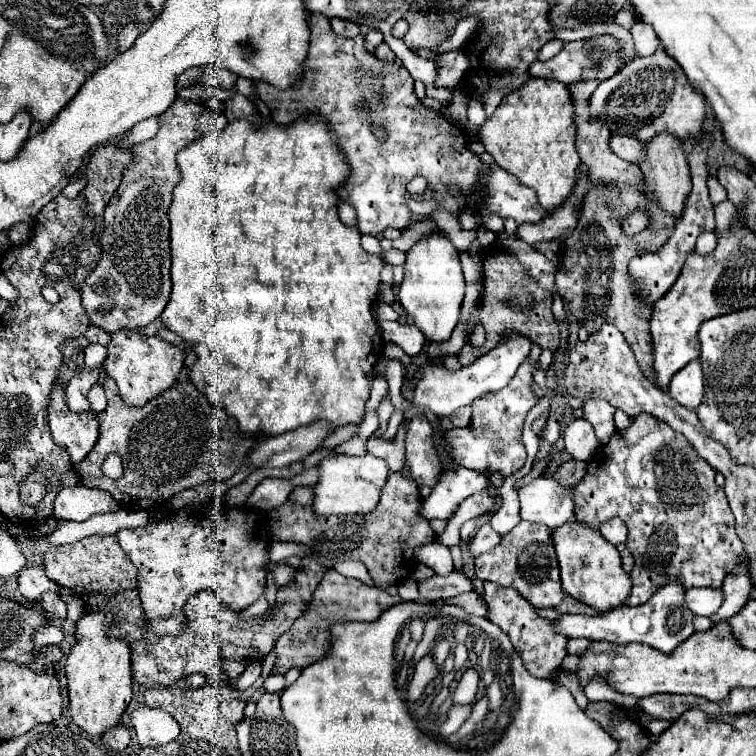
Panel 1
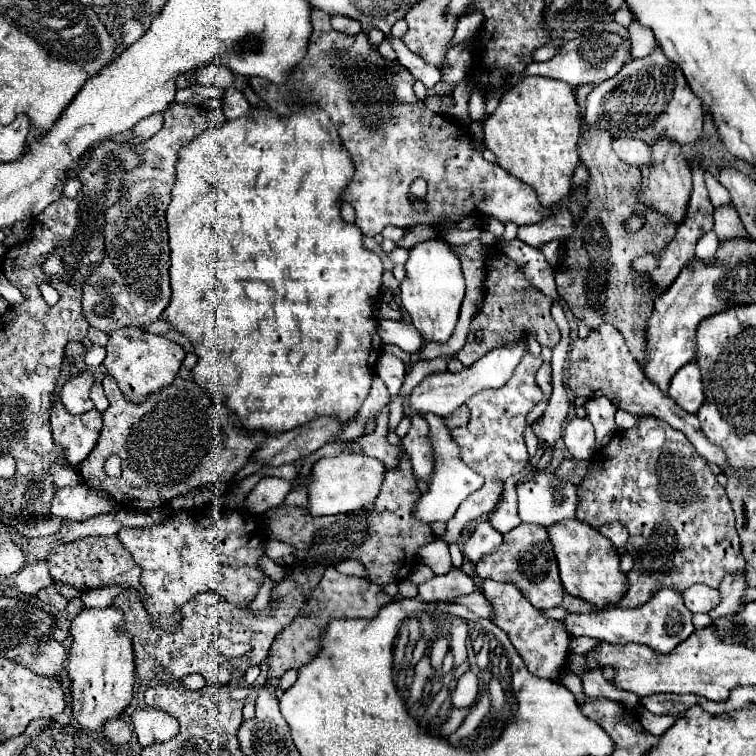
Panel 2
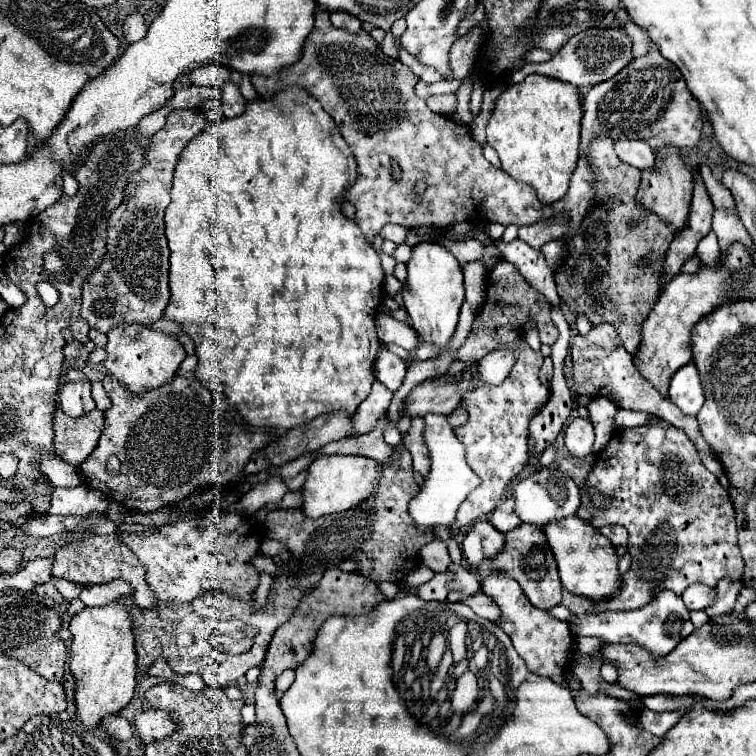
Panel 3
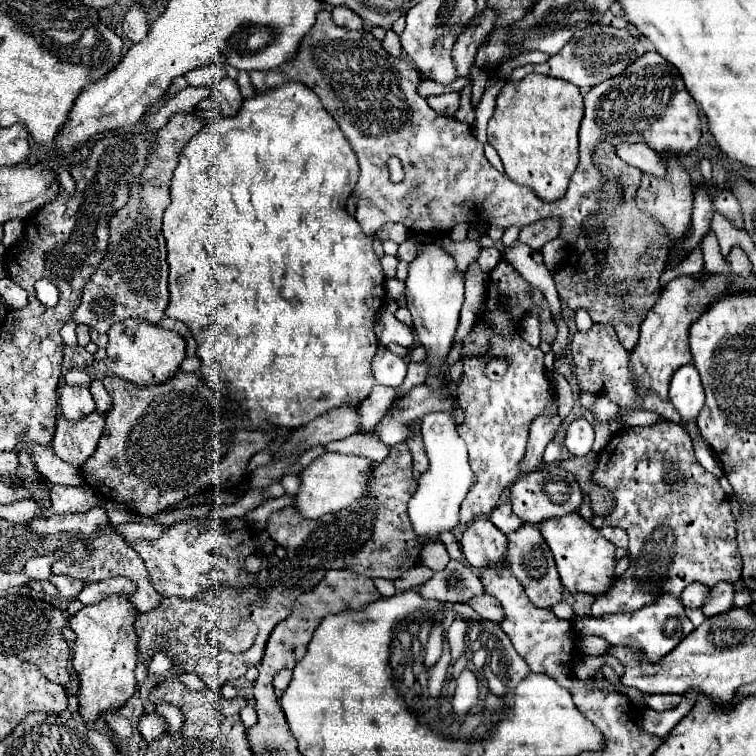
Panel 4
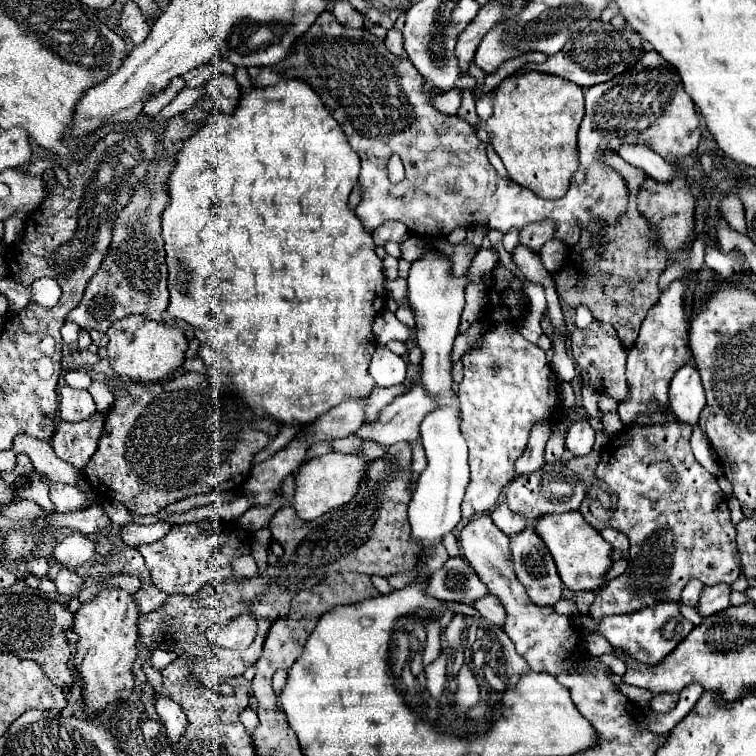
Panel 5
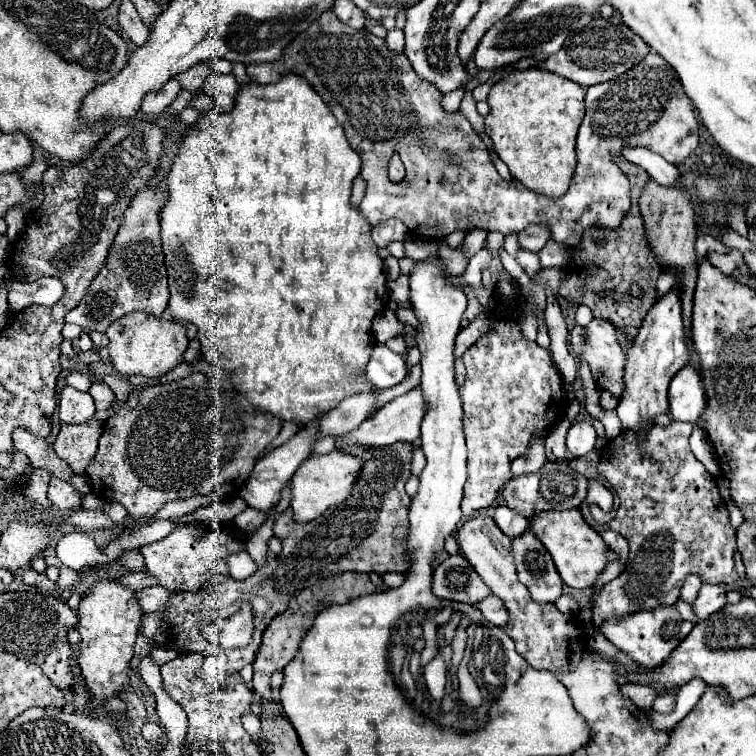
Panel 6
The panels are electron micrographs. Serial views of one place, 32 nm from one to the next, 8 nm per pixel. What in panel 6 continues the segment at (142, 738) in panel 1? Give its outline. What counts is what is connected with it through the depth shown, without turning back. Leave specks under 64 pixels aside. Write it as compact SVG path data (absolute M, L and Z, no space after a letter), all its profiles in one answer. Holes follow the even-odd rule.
M144 724L142 726L142 736L144 736L144 740L148 744L152 744L154 748L160 750L160 744L162 744L162 738L164 738L162 726L158 726L158 724Z

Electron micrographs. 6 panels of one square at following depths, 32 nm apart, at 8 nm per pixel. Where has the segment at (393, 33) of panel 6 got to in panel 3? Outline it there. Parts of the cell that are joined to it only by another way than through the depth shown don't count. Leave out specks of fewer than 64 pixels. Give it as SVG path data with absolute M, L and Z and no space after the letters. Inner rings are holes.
M388 32L386 38L384 38L382 44L380 44L380 46L384 48L384 54L386 54L386 56L398 58L398 52L400 52L400 50L398 50L398 44L396 44L396 42L398 42L398 38L396 38L392 32Z

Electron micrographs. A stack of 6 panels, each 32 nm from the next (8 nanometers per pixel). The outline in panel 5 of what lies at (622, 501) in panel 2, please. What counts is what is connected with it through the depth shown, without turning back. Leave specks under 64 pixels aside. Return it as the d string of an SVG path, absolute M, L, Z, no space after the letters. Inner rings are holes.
M670 420L664 426L654 424L626 430L622 428L602 448L596 474L610 486L610 490L618 498L614 518L604 524L598 522L596 518L592 518L588 502L580 506L580 512L586 522L592 524L596 530L610 526L622 532L630 540L630 560L622 576L610 580L602 590L596 592L596 600L590 606L590 616L596 622L610 614L632 614L642 608L656 606L658 602L674 602L680 598L680 592L690 578L698 578L706 586L714 586L720 582L732 584L738 578L740 560L736 550L736 528L730 522L730 512L716 478L694 458L690 450L690 434L690 424Z

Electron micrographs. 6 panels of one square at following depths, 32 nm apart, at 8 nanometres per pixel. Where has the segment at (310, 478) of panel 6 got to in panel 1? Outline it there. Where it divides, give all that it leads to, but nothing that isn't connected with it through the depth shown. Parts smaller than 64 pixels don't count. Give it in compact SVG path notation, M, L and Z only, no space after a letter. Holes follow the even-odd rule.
M332 456L324 458L318 464L318 482L312 486L314 502L312 512L318 516L324 514L368 514L376 508L380 490L390 474L390 468L384 460L376 456Z

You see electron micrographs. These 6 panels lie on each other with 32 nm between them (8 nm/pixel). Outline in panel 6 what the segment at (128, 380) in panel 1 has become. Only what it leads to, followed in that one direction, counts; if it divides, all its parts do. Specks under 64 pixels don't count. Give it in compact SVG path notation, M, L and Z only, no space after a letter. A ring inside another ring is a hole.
M130 312L114 320L108 326L106 336L110 338L110 360L122 376L140 374L146 378L158 378L168 370L176 368L182 362L182 356L188 348L186 328L180 322L166 320L162 316L154 316L148 312Z

